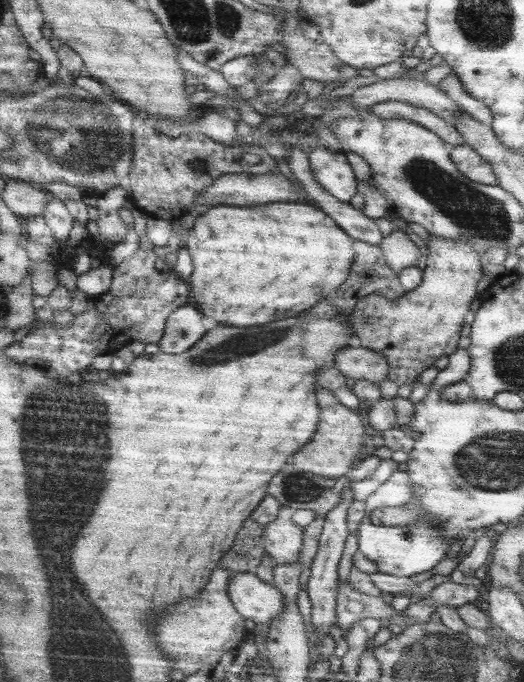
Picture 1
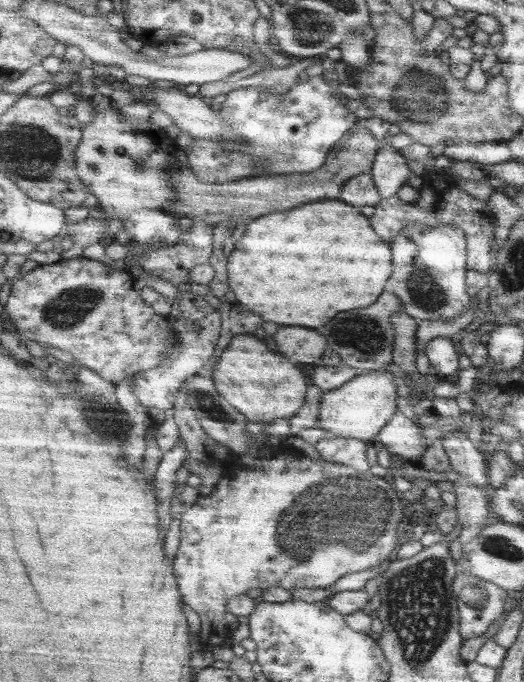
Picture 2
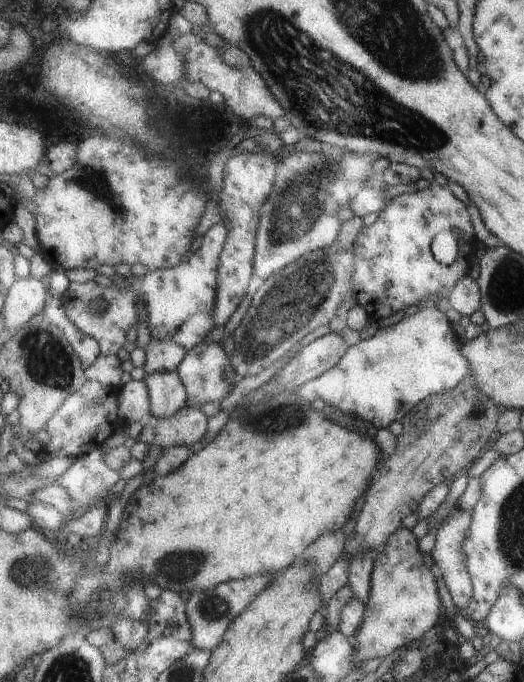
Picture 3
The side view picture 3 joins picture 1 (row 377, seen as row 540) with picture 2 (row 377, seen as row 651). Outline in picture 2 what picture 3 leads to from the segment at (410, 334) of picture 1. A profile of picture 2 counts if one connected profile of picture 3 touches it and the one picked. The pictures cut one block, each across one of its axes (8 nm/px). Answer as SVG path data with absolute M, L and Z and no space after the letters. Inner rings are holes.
M393 364L387 368L379 368L367 374L359 374L345 386L331 390L331 394L323 396L323 406L321 406L321 422L319 426L327 430L333 438L359 438L367 440L373 436L379 436L385 426L389 426L391 418L397 416L397 378L403 376L399 368Z

